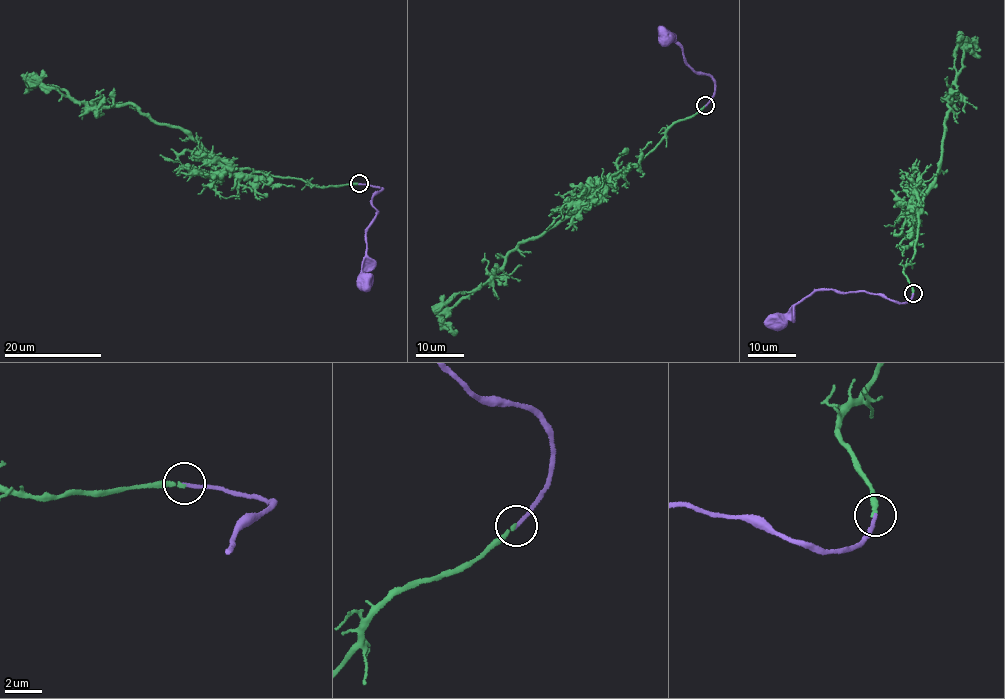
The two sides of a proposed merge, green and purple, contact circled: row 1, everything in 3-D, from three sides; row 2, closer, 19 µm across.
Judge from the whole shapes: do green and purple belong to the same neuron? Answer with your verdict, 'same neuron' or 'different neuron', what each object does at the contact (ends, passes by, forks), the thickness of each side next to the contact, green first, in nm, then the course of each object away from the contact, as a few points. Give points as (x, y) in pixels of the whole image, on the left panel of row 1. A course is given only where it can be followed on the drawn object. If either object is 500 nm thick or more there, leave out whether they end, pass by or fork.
same neuron; green ends; purple ends; calibres 240 and 200 nm; course green (359, 183), (324, 188), (233, 168), (134, 105), (87, 105), (61, 88), (31, 89); course purple (359, 183), (382, 189), (371, 202), (378, 211), (366, 236), (361, 270), (365, 282)

